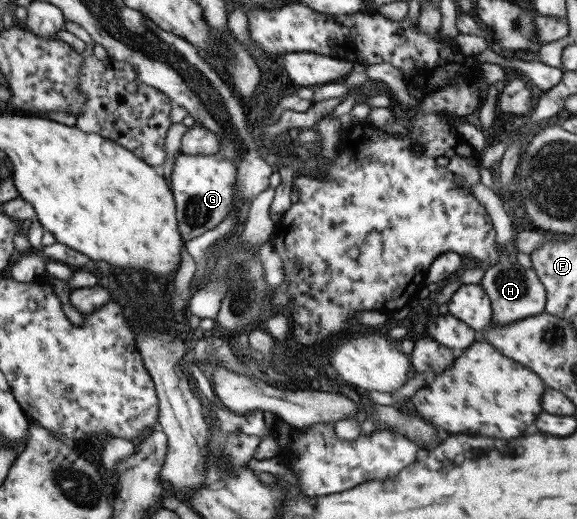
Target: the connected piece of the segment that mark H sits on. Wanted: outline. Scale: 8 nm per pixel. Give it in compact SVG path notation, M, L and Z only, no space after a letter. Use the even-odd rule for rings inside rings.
M500 261L498 265L492 265L484 271L479 285L490 299L493 309L491 324L506 326L545 311L546 291L533 268L526 269L512 261Z

